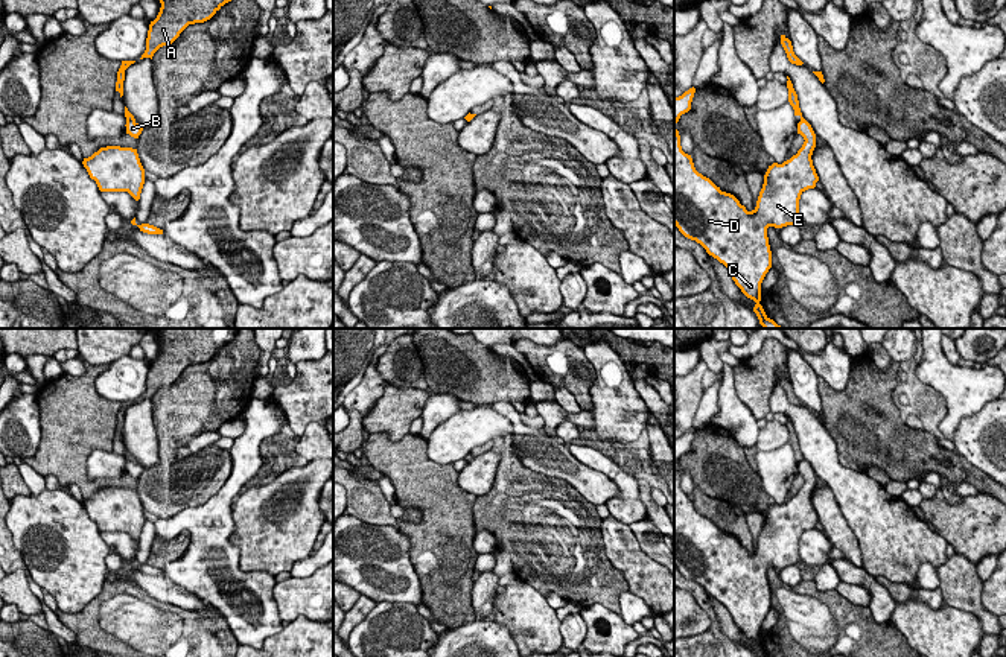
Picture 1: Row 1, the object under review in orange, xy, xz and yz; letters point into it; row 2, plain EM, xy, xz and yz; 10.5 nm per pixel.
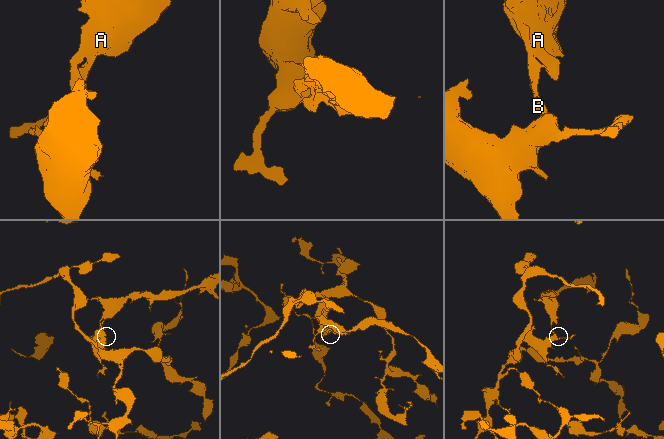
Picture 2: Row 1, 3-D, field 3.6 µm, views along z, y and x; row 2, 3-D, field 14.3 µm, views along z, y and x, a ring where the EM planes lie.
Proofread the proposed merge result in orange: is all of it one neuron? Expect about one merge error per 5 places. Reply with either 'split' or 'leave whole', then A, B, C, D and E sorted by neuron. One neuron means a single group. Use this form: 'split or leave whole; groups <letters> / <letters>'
split; groups A / B C D E

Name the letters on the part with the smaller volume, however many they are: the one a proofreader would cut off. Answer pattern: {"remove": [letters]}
{"remove": ["A"]}

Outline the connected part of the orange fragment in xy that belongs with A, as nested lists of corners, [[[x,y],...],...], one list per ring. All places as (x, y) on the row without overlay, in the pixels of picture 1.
[[[158,328],[160,353],[149,365],[143,398],[167,385],[195,363],[210,360],[225,344],[231,342],[237,328]]]

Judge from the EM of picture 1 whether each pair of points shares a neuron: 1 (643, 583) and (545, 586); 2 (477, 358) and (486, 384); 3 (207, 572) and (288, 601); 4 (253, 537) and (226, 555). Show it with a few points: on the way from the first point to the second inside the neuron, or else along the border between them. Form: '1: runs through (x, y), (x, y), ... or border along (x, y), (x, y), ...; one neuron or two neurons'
1: border along (606, 554), (608, 560), (621, 574), (629, 590); two neurons
2: runs through (477, 364), (477, 373), (481, 377); one neuron
3: border along (274, 583), (273, 598), (282, 621); two neurons
4: border along (232, 513), (238, 564), (264, 572); two neurons

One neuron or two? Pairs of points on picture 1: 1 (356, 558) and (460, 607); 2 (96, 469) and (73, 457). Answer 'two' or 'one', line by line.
1: two
2: two

